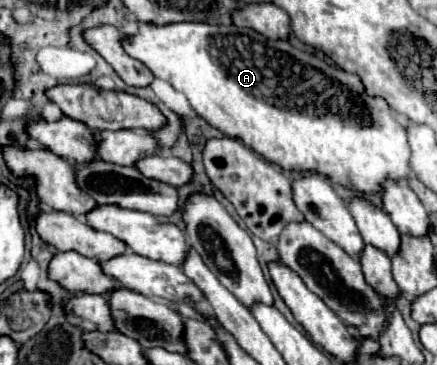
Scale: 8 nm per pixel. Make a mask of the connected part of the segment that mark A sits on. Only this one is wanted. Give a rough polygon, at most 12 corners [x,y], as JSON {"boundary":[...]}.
{"boundary":[[252,28],[124,50],[210,126],[360,196],[410,174],[362,80]]}

